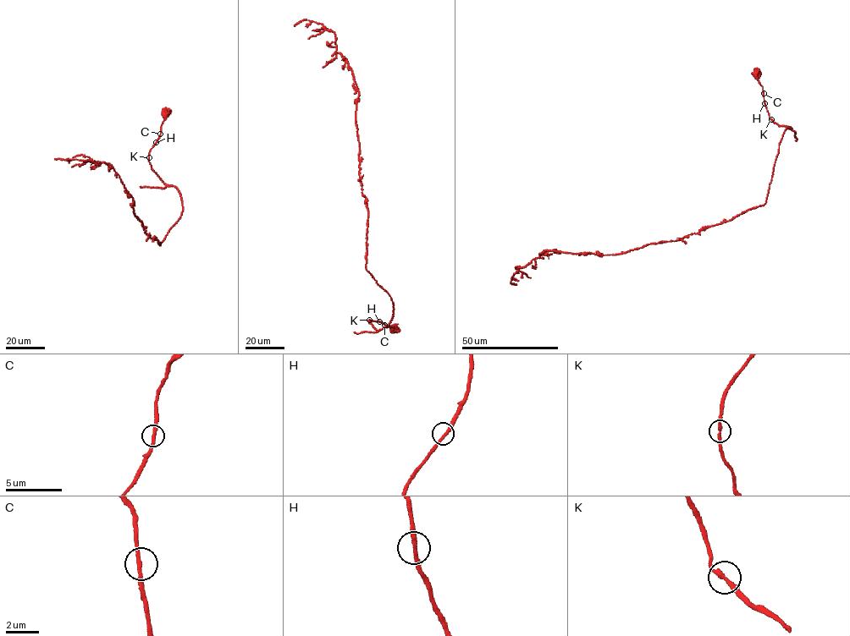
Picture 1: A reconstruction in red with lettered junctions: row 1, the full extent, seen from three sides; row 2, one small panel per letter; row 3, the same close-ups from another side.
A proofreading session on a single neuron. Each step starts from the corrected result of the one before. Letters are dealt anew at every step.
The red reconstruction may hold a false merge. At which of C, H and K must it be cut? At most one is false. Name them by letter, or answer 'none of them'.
none of them

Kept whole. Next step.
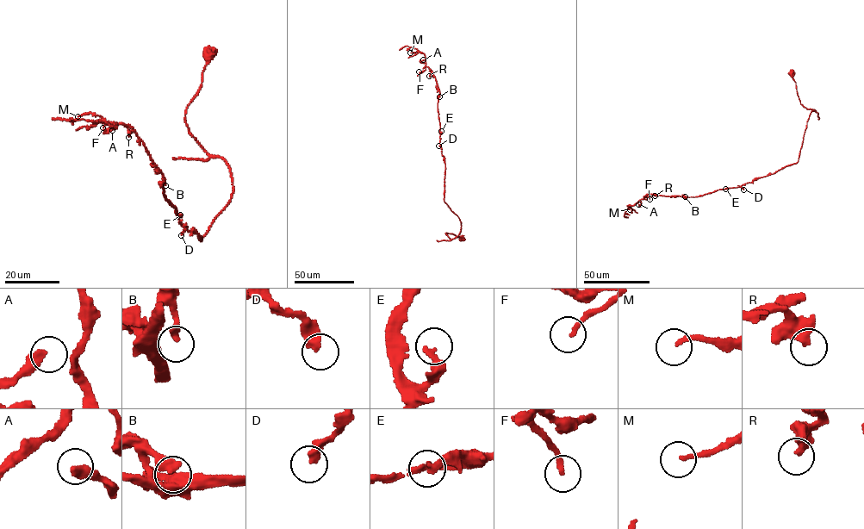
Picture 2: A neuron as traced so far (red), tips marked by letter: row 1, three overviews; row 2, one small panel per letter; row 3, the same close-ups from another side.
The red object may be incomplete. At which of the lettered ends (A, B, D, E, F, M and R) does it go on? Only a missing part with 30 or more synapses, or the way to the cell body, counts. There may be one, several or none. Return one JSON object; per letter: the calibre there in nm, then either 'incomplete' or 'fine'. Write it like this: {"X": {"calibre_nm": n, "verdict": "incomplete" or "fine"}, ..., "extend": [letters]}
{"A": {"calibre_nm": 320, "verdict": "fine"}, "B": {"calibre_nm": 360, "verdict": "fine"}, "D": {"calibre_nm": 400, "verdict": "fine"}, "E": {"calibre_nm": 280, "verdict": "fine"}, "F": {"calibre_nm": 190, "verdict": "fine"}, "M": {"calibre_nm": 160, "verdict": "fine"}, "R": {"calibre_nm": 320, "verdict": "fine"}, "extend": []}

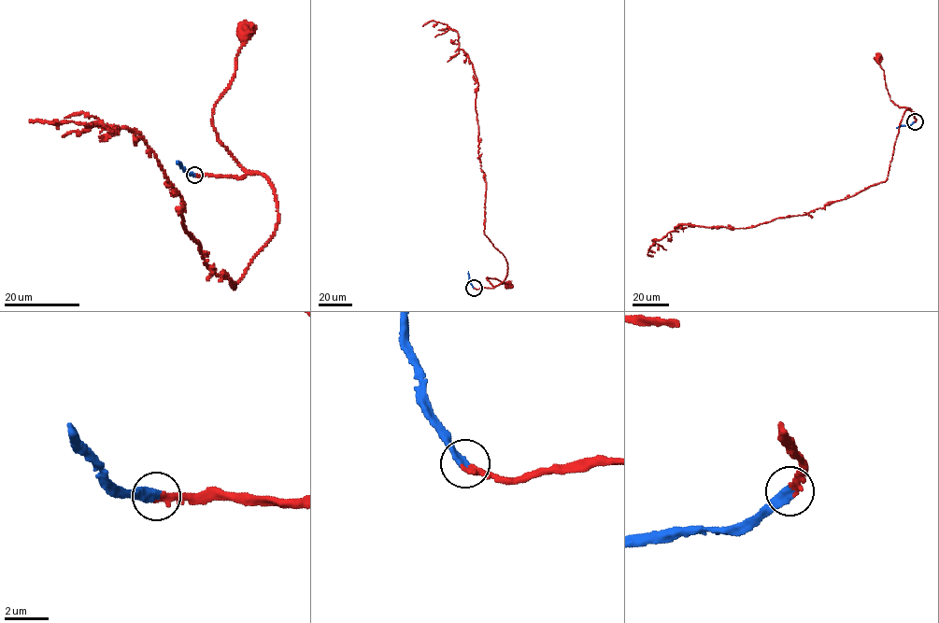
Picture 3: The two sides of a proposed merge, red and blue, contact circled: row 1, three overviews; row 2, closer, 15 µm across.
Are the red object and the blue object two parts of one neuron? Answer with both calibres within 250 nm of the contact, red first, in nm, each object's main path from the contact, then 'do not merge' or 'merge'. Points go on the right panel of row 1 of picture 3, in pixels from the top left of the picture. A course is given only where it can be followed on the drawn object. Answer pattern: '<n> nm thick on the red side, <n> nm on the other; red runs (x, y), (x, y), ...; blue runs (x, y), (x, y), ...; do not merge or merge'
300 nm thick on the red side, 400 nm on the other; red runs (915, 121), (911, 109), (898, 106), (890, 100), (878, 58); blue runs (915, 121), (896, 128); merge

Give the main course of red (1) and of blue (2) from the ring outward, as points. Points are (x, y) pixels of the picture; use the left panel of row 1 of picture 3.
1: (195, 175), (235, 177), (246, 173), (218, 137), (212, 116), (234, 76), (243, 31)
2: (194, 175), (190, 174), (177, 162)

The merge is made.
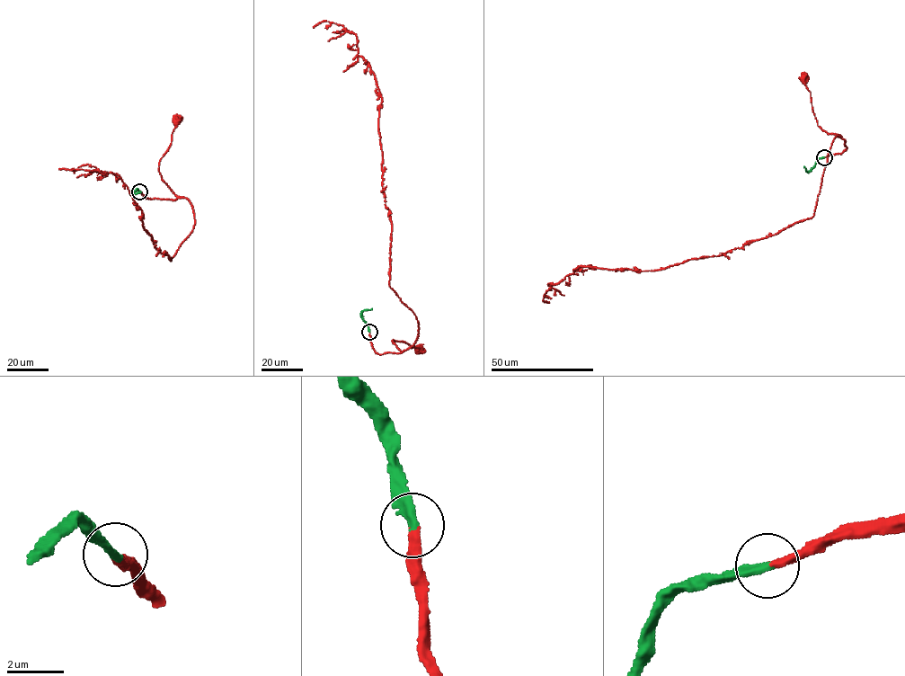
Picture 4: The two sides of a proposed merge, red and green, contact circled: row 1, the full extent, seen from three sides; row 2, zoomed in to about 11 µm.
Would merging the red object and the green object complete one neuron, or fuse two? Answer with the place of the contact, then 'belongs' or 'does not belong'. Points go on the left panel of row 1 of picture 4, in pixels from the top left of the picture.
at (139, 191); belongs

